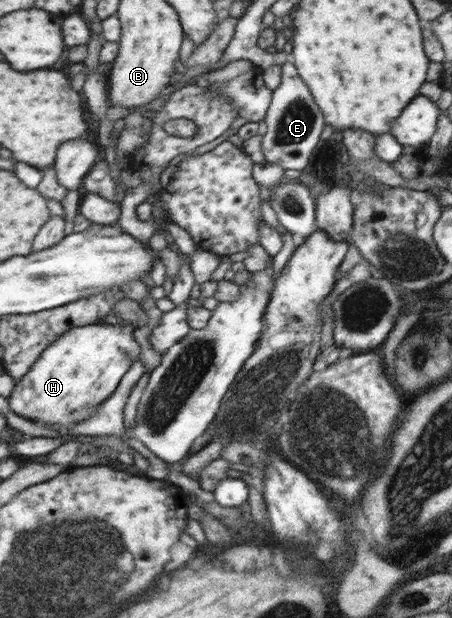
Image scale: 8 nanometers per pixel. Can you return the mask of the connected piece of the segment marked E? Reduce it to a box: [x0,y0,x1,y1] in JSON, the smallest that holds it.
[260,39,324,171]

